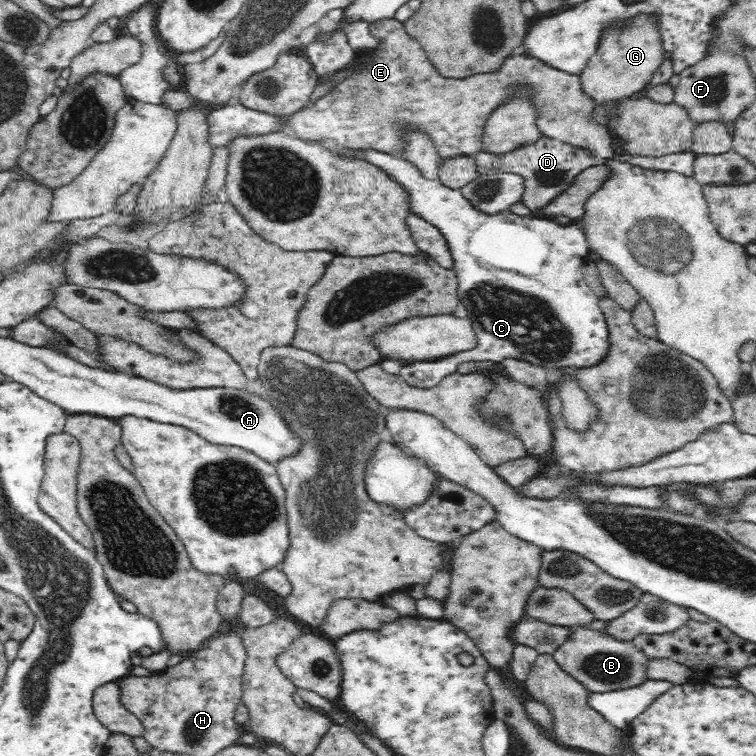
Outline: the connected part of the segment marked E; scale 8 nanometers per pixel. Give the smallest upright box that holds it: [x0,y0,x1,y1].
[277,17,610,160]

